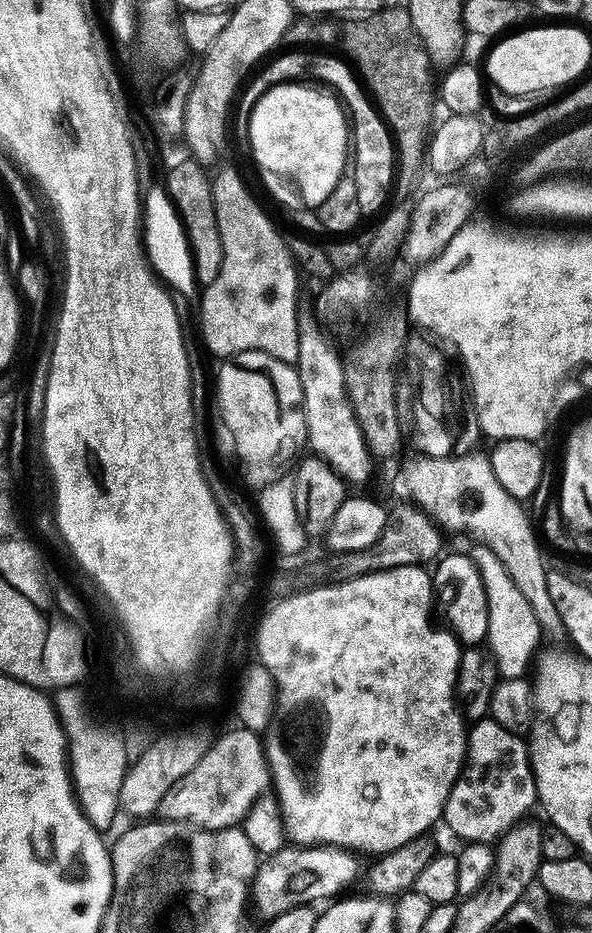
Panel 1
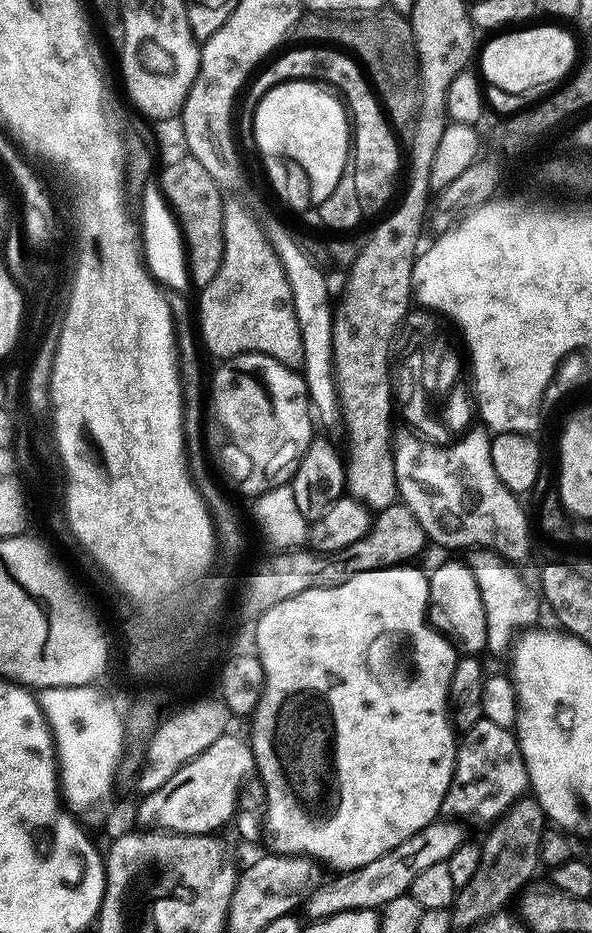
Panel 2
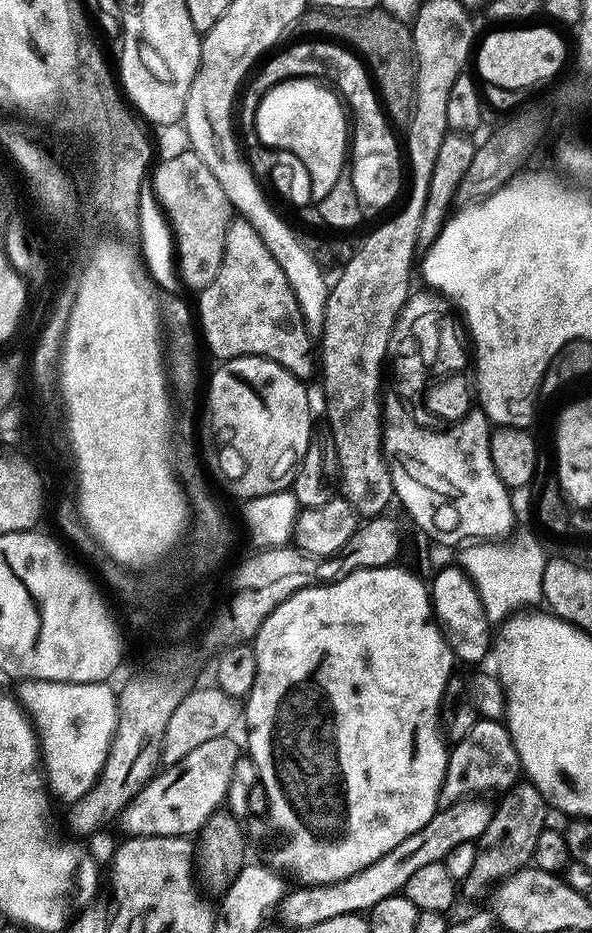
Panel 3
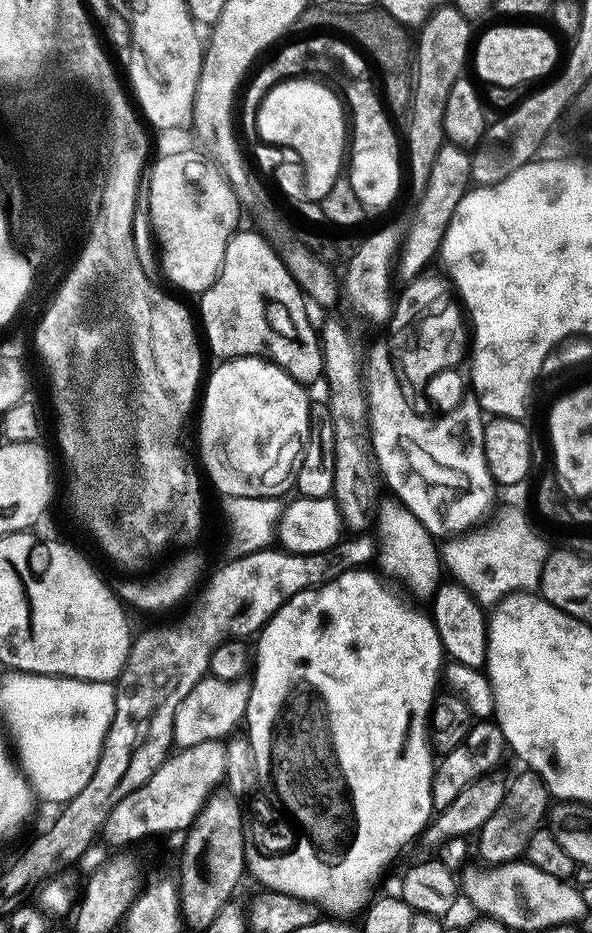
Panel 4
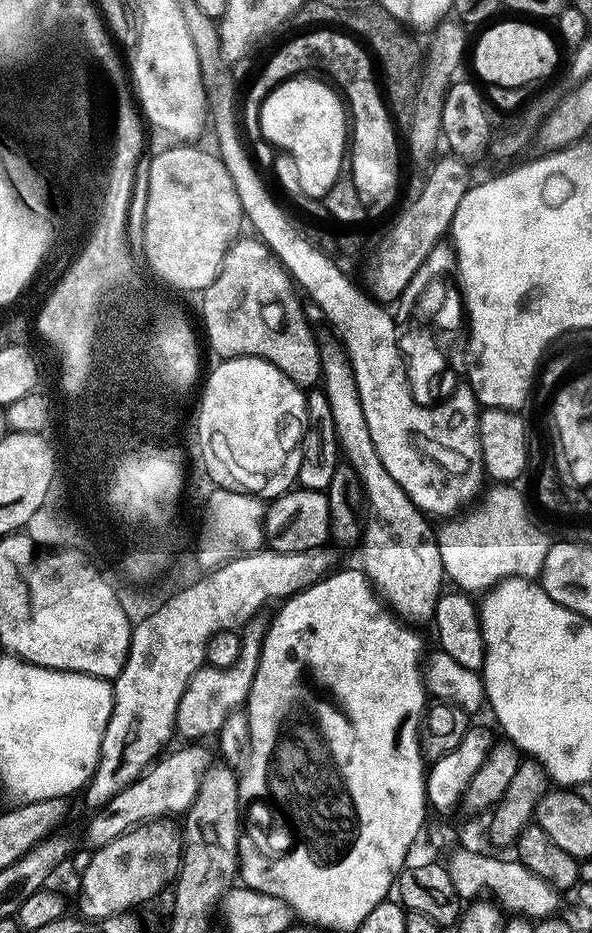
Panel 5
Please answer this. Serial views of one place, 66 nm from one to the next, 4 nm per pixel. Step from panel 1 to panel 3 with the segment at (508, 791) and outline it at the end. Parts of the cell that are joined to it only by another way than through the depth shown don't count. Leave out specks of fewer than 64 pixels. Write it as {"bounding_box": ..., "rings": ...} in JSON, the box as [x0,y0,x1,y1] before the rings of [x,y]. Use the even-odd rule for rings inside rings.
{"bounding_box":[436,719,521,809],"rings":[[[477,719],[474,730],[462,738],[462,742],[451,745],[448,765],[440,793],[436,799],[437,809],[454,806],[460,800],[477,794],[490,794],[495,788],[508,790],[521,779],[520,755],[508,733],[507,723],[500,720]]]}

